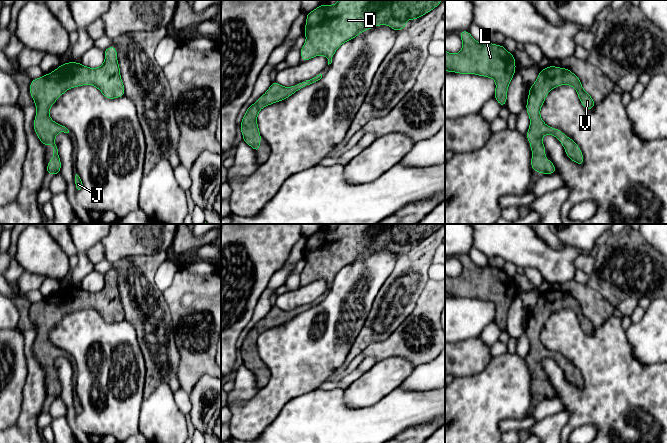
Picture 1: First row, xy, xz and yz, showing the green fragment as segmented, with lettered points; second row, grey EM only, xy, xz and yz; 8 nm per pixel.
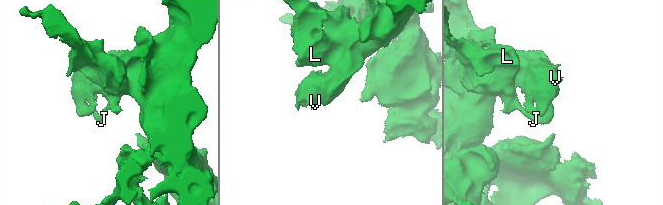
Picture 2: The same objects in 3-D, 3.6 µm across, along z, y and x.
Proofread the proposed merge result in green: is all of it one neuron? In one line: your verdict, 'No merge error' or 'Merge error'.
No merge error

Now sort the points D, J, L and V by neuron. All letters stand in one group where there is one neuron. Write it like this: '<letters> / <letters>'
D J L V

